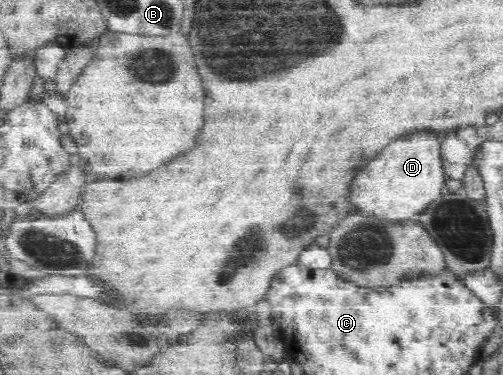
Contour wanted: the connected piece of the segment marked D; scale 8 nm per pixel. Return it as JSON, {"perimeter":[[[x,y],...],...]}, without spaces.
{"perimeter":[[[425,128],[391,141],[359,173],[367,177],[357,177],[357,181],[353,181],[355,191],[349,203],[353,201],[353,207],[369,209],[365,214],[377,213],[379,217],[393,217],[395,221],[416,217],[445,191],[444,137],[444,133]]]}

